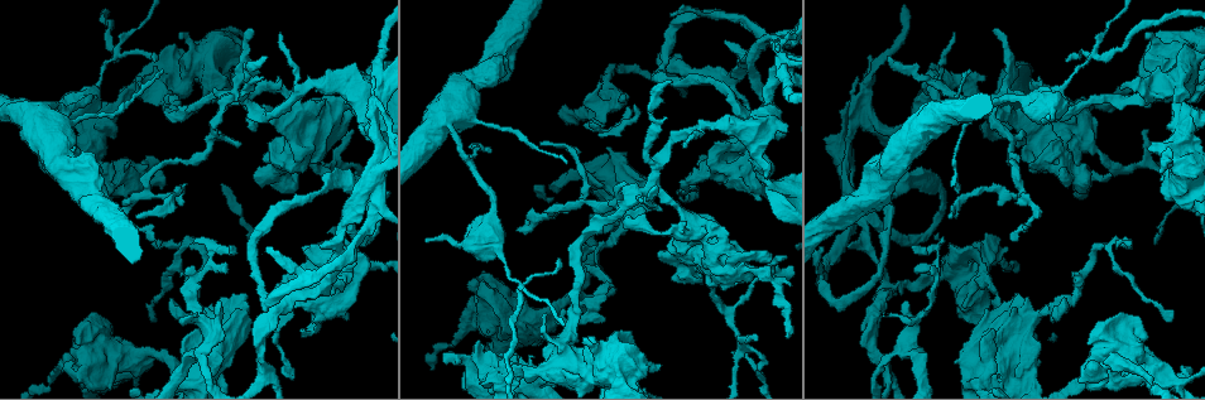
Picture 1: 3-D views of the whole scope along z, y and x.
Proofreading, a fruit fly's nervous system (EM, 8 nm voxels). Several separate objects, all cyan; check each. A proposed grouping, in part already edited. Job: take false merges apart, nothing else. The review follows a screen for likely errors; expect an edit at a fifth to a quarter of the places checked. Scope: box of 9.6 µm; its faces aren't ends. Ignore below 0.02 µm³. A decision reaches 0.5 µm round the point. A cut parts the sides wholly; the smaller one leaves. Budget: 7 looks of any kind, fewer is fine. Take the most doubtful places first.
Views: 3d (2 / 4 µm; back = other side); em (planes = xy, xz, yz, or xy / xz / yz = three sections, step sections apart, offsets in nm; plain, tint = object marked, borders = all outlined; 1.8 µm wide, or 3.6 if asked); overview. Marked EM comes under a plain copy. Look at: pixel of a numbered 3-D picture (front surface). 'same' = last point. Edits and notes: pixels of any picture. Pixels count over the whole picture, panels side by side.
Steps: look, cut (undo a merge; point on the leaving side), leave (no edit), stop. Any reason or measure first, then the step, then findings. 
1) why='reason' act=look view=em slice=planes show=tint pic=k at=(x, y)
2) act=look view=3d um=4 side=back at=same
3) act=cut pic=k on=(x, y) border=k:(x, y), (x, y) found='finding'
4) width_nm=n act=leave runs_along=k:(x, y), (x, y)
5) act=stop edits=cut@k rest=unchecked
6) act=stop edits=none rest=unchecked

why='sudden change in width' act=look view=3d um=2 side=back pic=1 at=(246, 105)

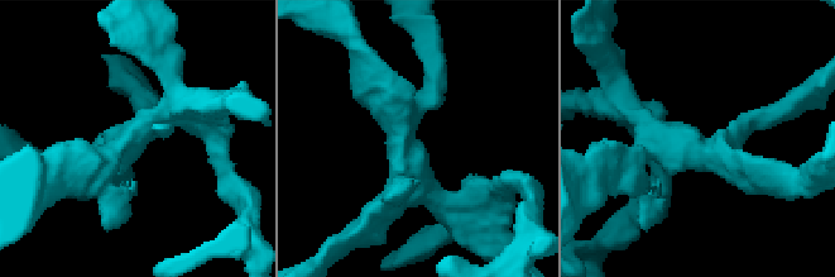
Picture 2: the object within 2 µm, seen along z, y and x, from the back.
act=look view=em slice=yz step=16 show=tint pic=2 at=(412, 174)

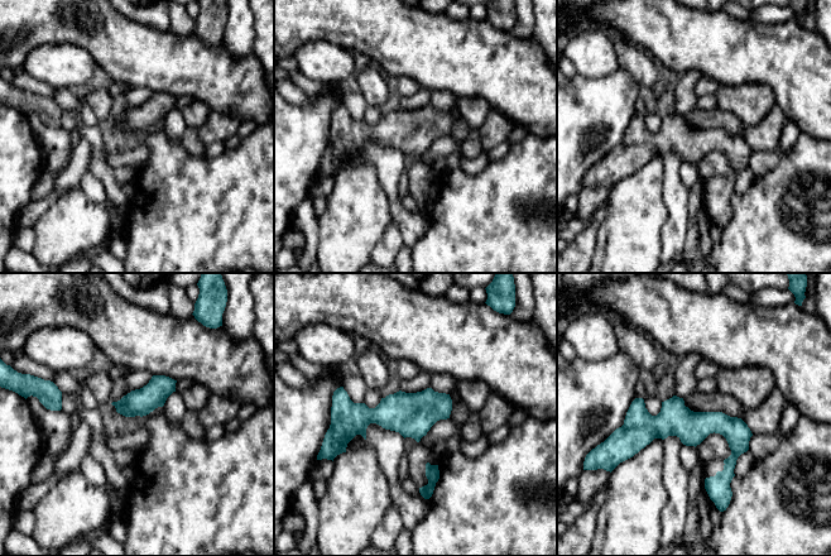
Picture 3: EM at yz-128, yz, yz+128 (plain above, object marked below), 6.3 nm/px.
why='cut it another way' act=look view=em slice=planes show=tint at=same

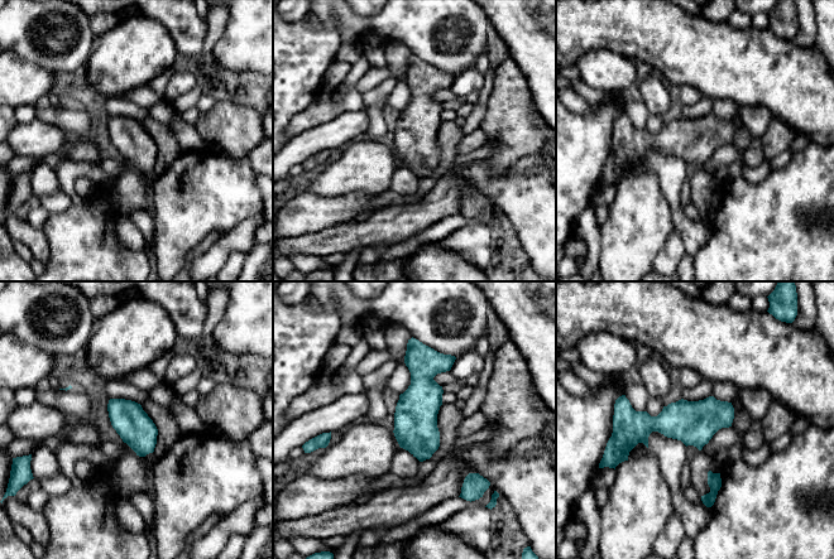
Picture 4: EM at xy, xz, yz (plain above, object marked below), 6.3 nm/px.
act=leave runs_along=4:(421, 347), (422, 457) found='all the same cell'

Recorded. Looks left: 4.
act=look view=em um=3.6 slice=xy step=4 show=tint pic=1 at=(378, 122)

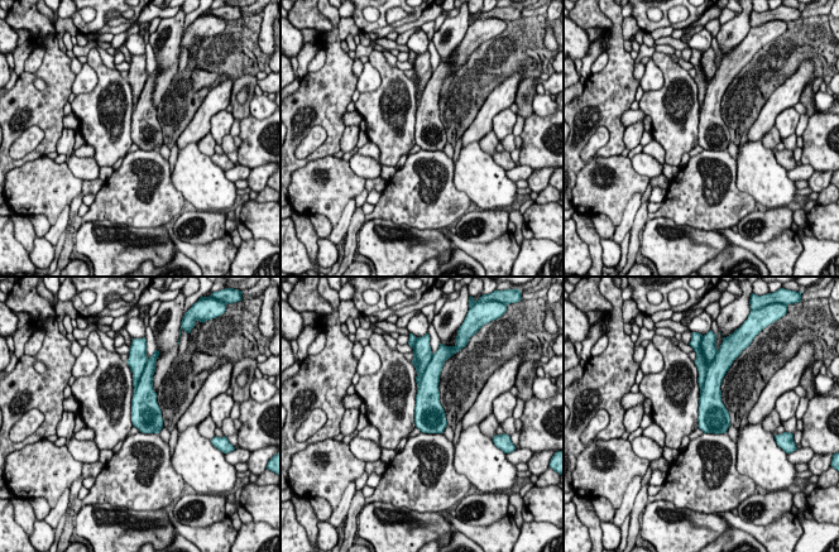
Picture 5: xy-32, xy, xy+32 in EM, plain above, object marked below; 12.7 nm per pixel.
act=look view=em um=3.6 slice=planes show=tint at=same

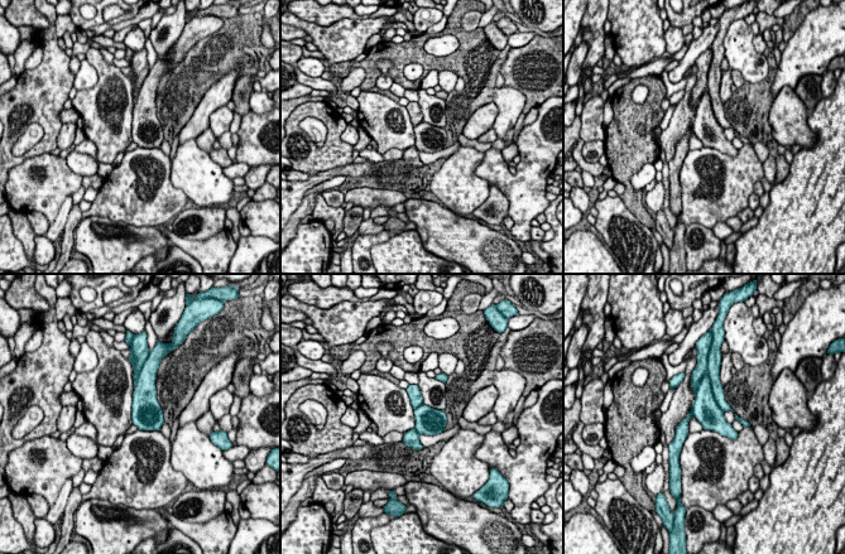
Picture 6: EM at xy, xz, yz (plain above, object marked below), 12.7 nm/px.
act=leave found='continuous, no second cell'

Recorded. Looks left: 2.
why='arms part here' act=look view=em slice=xz step=16 show=tint pic=1 at=(519, 283)

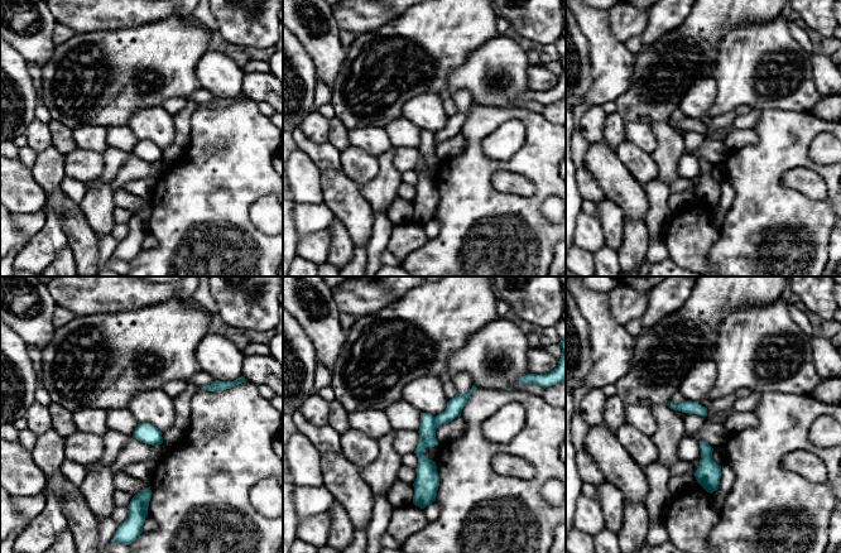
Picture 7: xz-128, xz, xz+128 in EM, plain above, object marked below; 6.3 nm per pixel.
act=look view=em slice=planes show=borders at=same

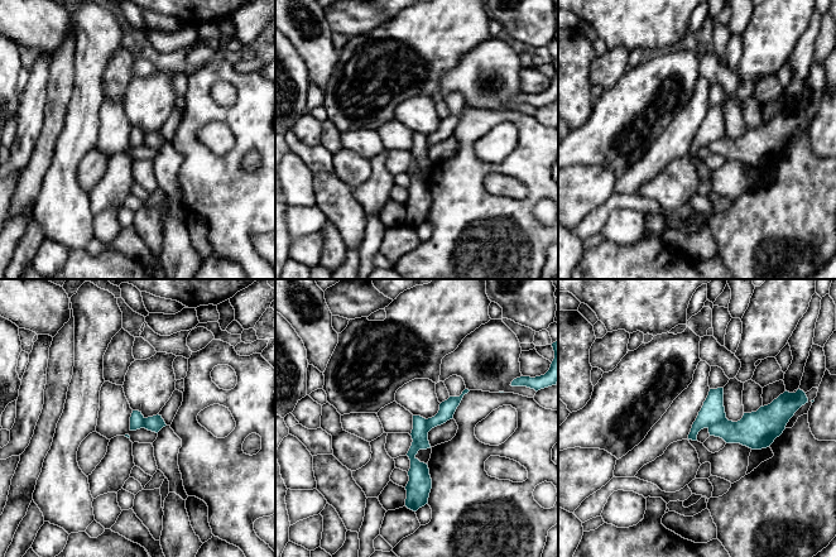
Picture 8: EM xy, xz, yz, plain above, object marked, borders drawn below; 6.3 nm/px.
act=cut pic=8 on=(754, 430) border=8:(726, 418), (707, 427) found='a second cell is stuck on'

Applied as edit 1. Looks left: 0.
act=stop edits=cut@8 rest=unchecked

